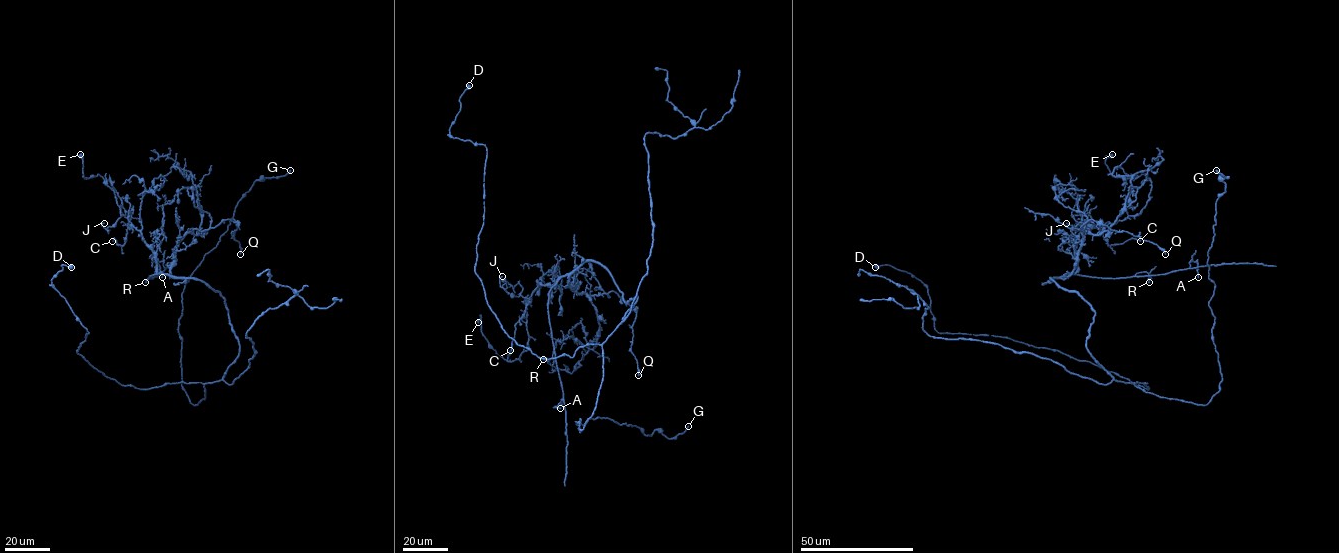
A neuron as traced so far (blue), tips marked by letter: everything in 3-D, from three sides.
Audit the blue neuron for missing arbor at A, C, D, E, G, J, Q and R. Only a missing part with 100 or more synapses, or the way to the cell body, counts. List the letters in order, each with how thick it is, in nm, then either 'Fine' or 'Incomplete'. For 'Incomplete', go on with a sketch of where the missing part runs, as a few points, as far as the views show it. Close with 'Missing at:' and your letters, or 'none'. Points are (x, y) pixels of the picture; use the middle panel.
A: Thickness 220 nm. Fine
C: Thickness 320 nm. Fine
D: Thickness 750 nm. Fine
E: Thickness 320 nm. Fine
G: Thickness 420 nm. Fine
J: Thickness 160 nm. Fine
Q: Thickness 120 nm. Fine
R: Thickness 160 nm. Fine
Missing at: none

